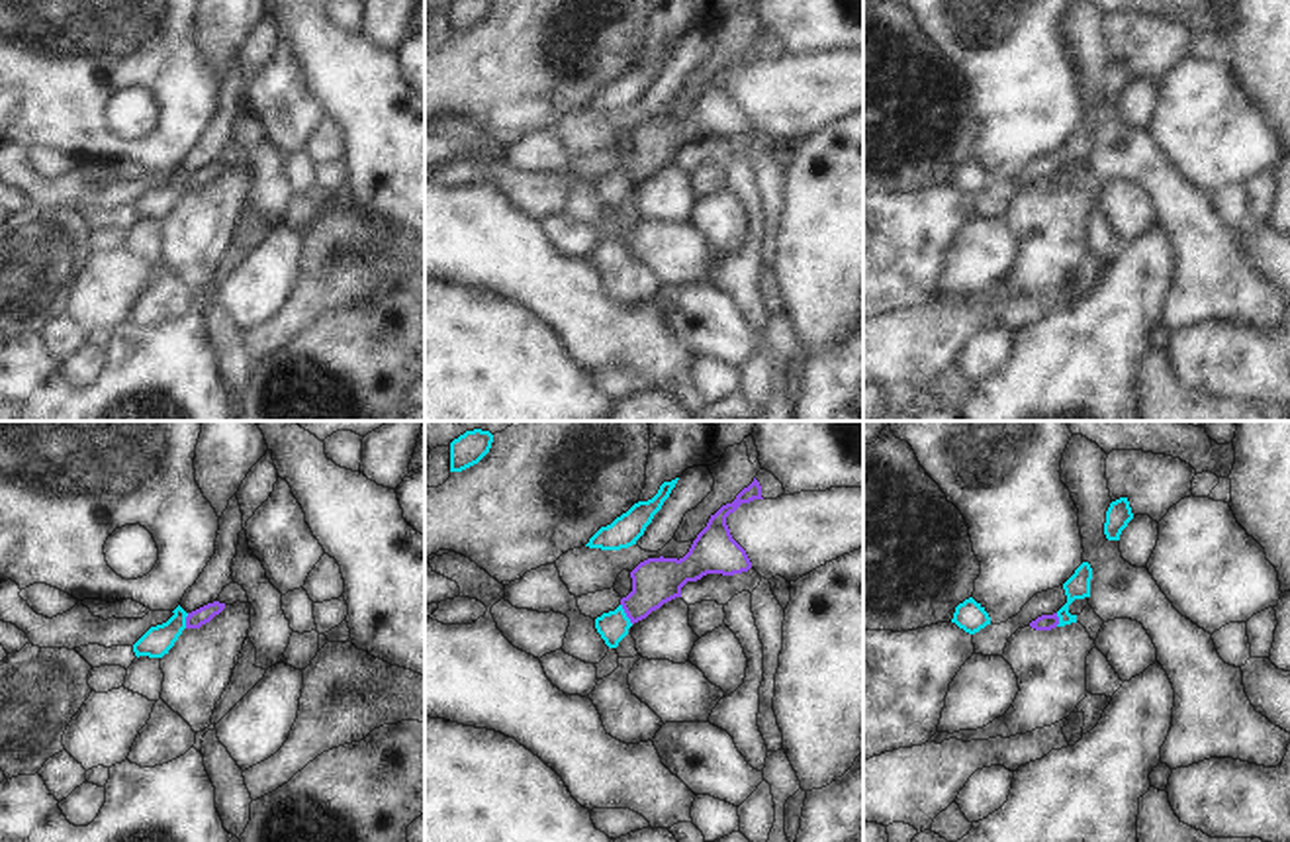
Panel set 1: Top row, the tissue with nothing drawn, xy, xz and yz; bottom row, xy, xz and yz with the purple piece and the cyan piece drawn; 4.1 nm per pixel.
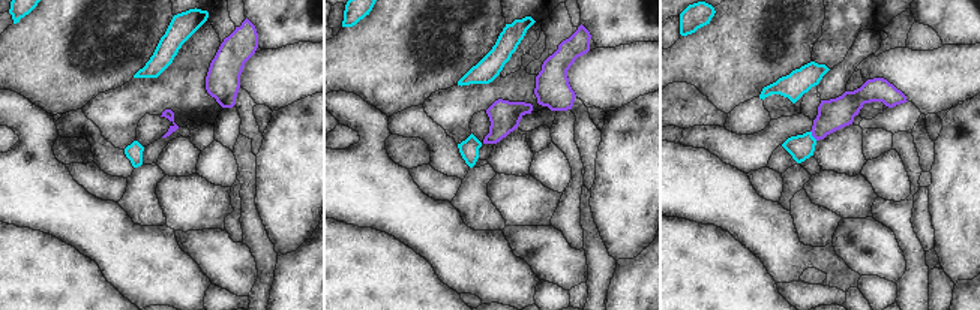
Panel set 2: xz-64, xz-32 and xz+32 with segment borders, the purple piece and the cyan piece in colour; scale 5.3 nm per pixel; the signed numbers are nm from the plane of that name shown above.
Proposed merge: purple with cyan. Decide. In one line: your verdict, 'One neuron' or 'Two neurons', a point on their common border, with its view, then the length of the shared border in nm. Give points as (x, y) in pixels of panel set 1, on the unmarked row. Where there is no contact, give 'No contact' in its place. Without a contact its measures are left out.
Two neurons. Touches purple at xz (625, 173). Shared border 100 nm

